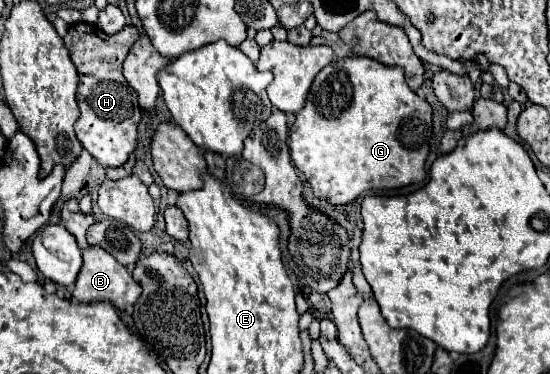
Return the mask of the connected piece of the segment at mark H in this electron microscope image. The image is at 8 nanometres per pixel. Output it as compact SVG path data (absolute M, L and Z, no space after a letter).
M80 22L70 26L64 36L64 44L70 52L70 58L80 74L78 86L78 106L80 118L76 120L76 136L82 142L84 150L88 150L98 164L106 166L122 166L128 156L138 146L138 122L142 118L142 110L138 106L136 92L128 86L122 76L122 62L128 56L132 44L140 38L140 32L130 24L118 34L104 34L96 24Z

